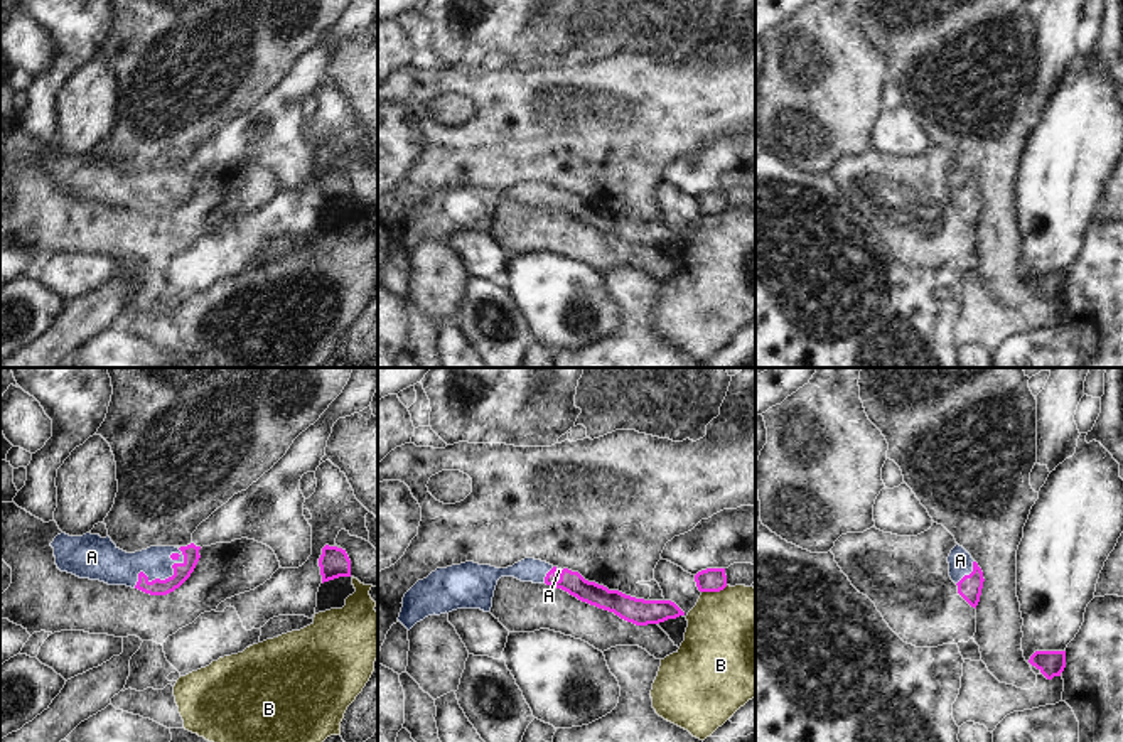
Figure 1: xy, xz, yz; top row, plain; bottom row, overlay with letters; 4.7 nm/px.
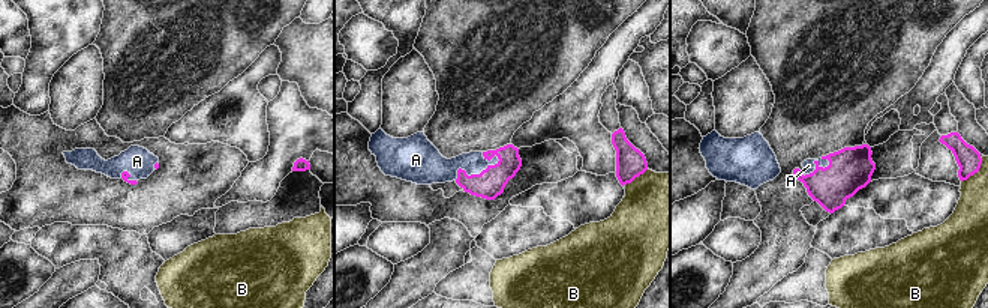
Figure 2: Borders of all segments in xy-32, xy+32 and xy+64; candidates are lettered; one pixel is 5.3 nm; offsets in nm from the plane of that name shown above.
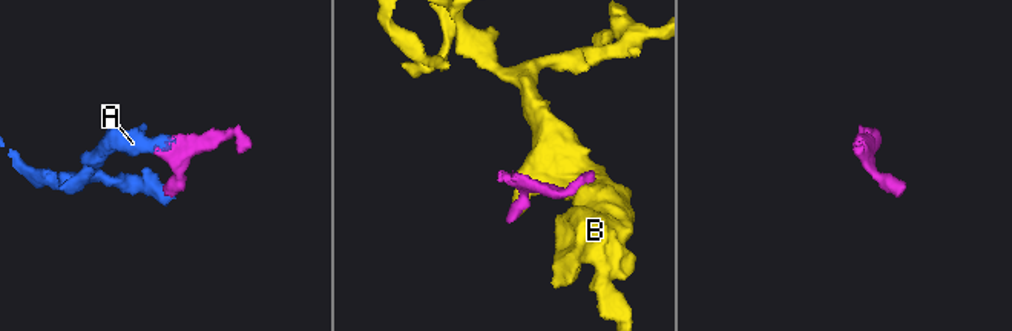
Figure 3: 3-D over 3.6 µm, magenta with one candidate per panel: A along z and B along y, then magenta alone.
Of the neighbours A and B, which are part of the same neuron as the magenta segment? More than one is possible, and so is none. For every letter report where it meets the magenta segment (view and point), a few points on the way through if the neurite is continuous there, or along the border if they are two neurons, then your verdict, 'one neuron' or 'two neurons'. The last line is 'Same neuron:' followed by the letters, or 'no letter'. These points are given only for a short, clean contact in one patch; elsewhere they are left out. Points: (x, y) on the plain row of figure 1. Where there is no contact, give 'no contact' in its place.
A: meets magenta in xy at (159, 201); runs through xy (191, 174), (171, 198), (159, 201), (150, 193), (112, 188); one neuron
B: meets magenta in xz at (714, 213); two neurons
Same neuron: A

